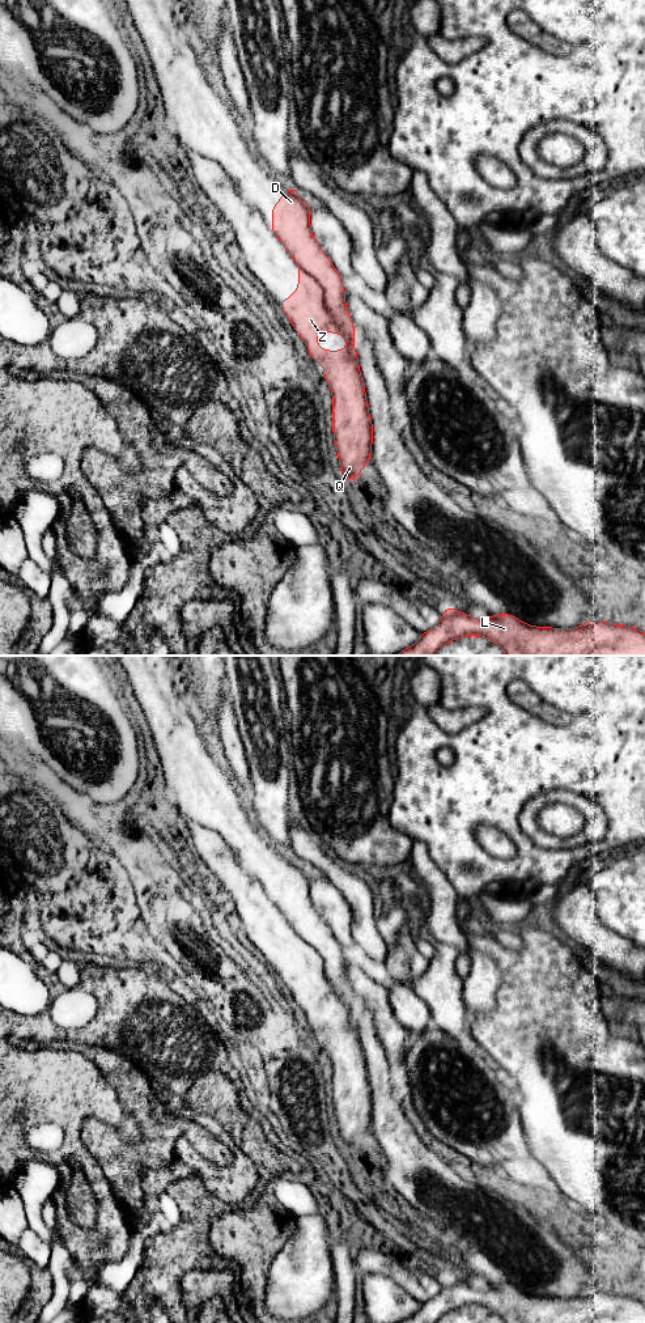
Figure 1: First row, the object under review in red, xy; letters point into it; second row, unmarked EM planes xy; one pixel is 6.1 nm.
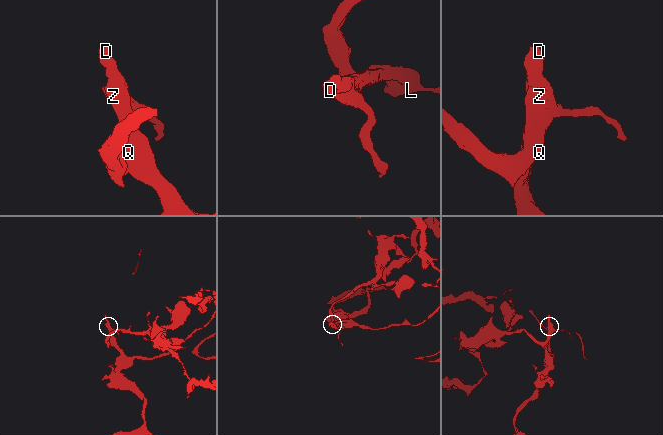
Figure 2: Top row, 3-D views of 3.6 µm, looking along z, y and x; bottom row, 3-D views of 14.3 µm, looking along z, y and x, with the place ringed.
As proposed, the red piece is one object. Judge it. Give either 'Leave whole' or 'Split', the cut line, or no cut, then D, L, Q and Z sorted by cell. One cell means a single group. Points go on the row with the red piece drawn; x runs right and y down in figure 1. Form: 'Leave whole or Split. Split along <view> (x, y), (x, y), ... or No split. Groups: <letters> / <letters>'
Split. Split along xy (300, 267), (318, 283), (323, 304), (332, 319), (352, 335). Groups: D L / Q Z

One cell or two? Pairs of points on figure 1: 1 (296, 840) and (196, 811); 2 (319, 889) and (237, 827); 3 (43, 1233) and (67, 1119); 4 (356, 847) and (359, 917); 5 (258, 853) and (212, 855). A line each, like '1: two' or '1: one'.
1: two
2: two
3: two
4: two
5: two

